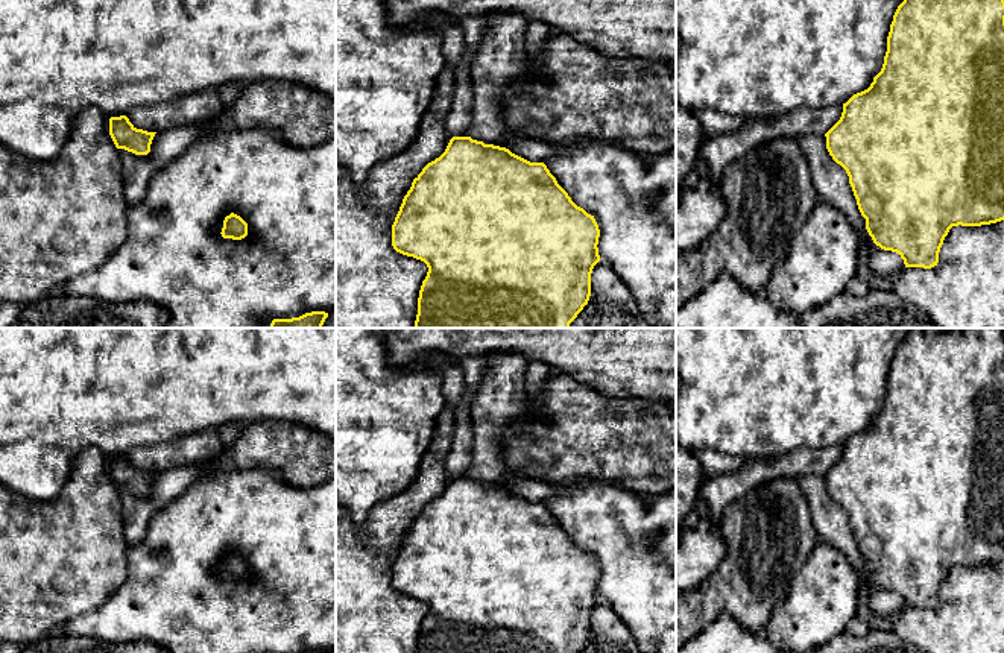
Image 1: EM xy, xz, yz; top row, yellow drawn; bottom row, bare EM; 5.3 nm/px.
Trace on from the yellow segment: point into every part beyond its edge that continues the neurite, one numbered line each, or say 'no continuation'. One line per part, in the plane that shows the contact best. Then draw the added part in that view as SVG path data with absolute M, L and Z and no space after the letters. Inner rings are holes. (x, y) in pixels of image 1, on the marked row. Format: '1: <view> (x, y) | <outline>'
no continuation

